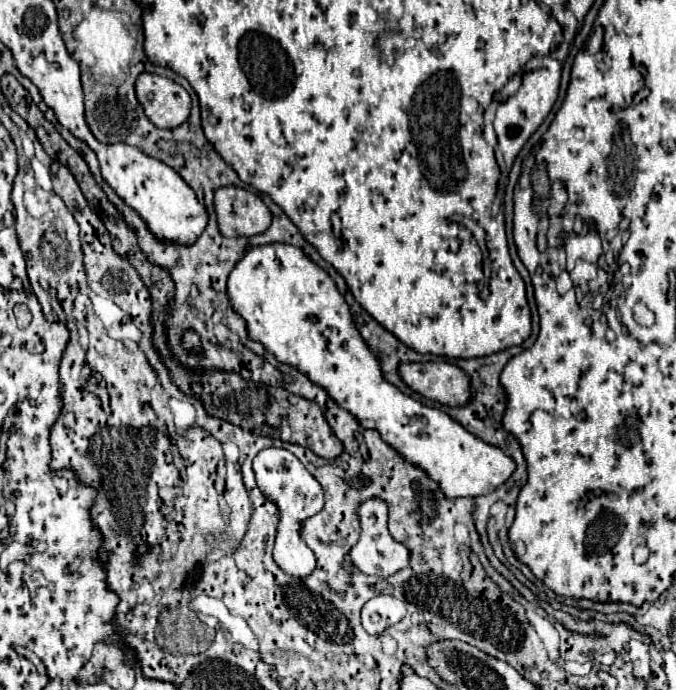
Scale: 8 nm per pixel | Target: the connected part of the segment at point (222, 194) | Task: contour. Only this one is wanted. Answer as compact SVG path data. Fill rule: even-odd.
M220 187L214 195L218 227L224 237L252 237L264 233L270 227L272 213L264 201L240 187Z

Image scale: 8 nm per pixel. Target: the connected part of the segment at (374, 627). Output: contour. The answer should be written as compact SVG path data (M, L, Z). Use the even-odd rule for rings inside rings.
M380 593L380 595L372 597L362 607L362 627L368 633L378 635L386 627L398 623L404 615L406 615L406 607L404 607L404 603L400 599Z

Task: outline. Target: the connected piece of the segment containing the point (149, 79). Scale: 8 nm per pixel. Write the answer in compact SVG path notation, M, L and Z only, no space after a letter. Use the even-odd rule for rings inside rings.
M142 73L136 79L136 95L146 111L146 117L156 127L174 129L190 117L192 99L188 91L166 77L156 73Z

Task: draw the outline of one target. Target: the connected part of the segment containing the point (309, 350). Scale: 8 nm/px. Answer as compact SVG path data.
M270 243L248 249L228 277L228 295L236 311L240 311L240 315L246 319L250 339L264 343L278 361L304 371L312 379L312 383L324 387L340 407L356 415L362 427L380 431L382 439L396 451L400 451L404 459L416 463L418 467L424 467L424 471L428 471L428 475L432 475L432 479L440 483L440 489L444 491L444 495L448 495L448 499L480 497L492 493L514 473L514 459L506 455L500 447L484 443L480 437L460 427L460 423L456 423L444 411L422 405L420 401L404 395L398 387L384 379L380 363L356 329L350 307L344 295L338 291L334 279L308 255L304 255L300 247L288 243Z

